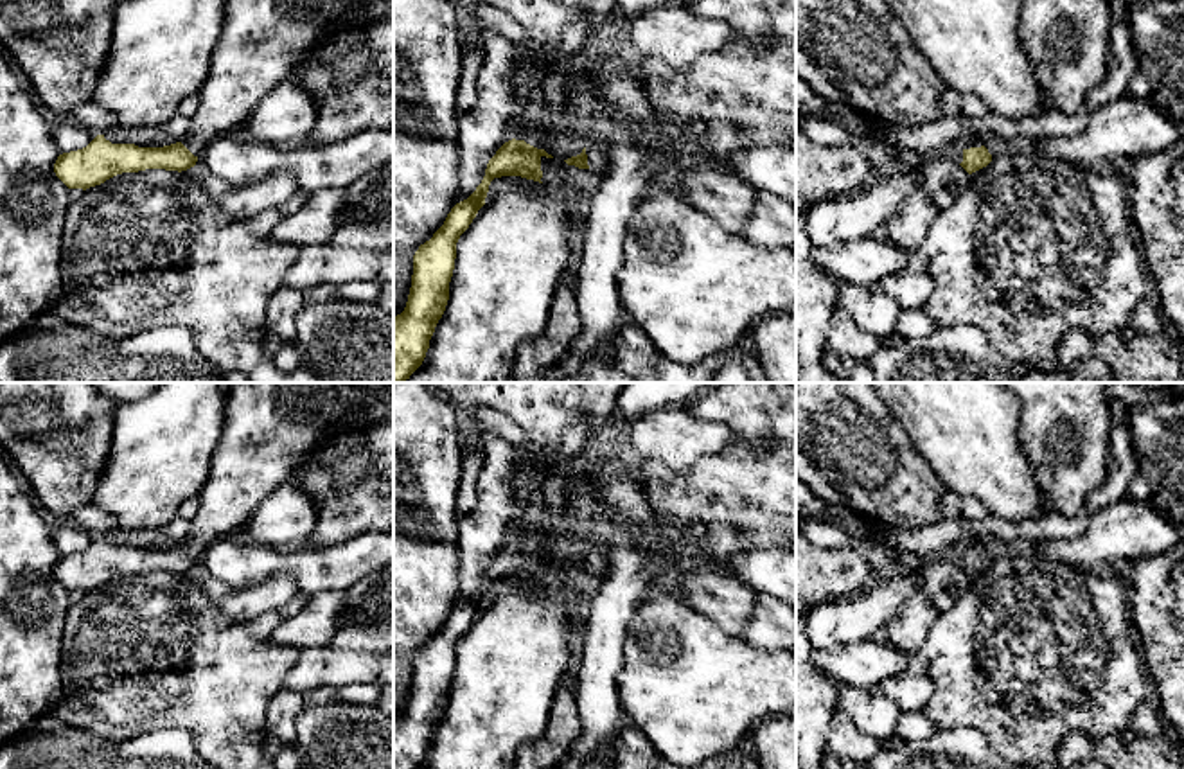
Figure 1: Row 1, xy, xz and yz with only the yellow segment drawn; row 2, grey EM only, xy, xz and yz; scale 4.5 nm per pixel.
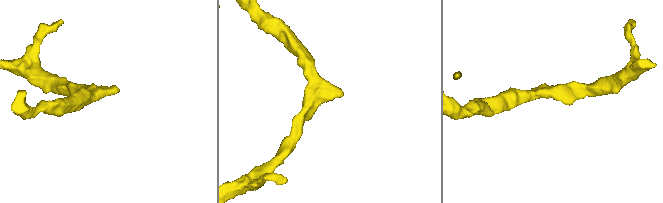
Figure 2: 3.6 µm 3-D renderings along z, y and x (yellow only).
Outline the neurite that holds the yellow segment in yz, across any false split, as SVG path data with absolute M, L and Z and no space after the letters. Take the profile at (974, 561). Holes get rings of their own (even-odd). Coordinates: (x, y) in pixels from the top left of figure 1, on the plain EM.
M970 537L959 544L963 550L963 564L959 566L968 577L986 570L992 564L992 557L985 550L986 541Z

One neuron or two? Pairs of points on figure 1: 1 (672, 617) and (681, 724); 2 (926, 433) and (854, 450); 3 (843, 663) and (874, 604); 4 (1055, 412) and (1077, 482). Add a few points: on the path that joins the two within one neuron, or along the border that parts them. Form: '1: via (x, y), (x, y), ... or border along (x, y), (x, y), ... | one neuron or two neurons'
1: via (669, 644), (669, 662), (681, 674), (681, 698) | one neuron
2: border along (884, 403), (911, 444), (935, 471) | two neurons
3: border along (879, 635), (814, 651) | two neurons
4: via (1062, 430), (1066, 464) | one neuron

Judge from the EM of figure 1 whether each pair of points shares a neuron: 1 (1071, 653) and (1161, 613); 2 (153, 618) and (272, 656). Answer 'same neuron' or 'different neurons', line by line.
1: different neurons
2: same neuron

